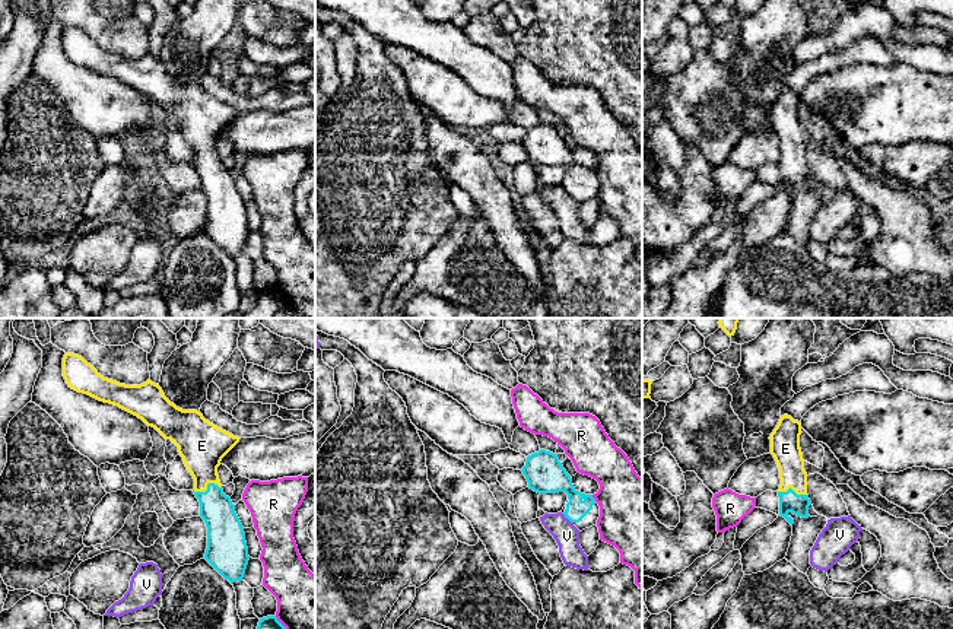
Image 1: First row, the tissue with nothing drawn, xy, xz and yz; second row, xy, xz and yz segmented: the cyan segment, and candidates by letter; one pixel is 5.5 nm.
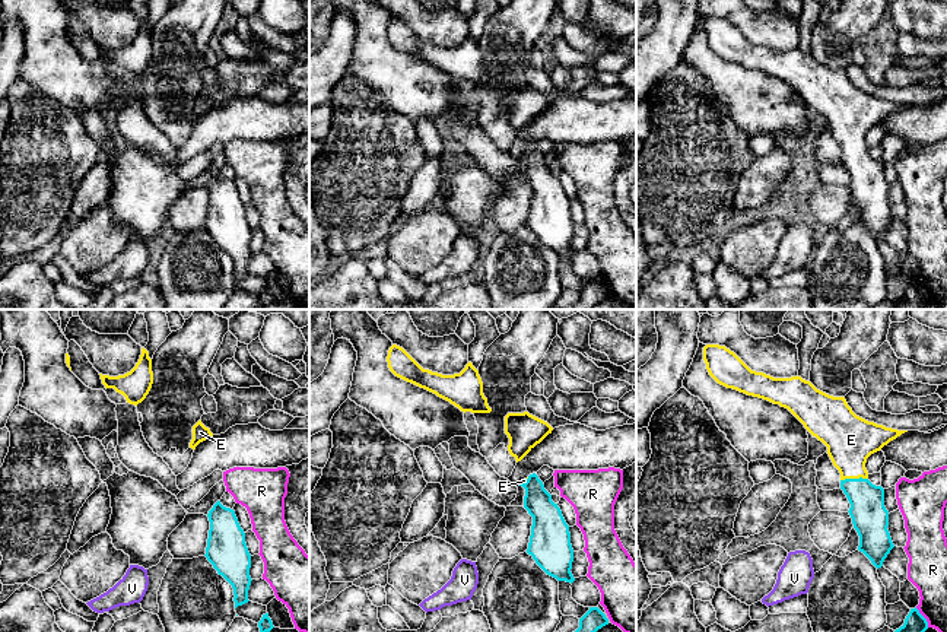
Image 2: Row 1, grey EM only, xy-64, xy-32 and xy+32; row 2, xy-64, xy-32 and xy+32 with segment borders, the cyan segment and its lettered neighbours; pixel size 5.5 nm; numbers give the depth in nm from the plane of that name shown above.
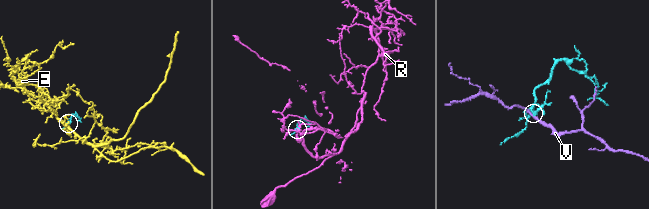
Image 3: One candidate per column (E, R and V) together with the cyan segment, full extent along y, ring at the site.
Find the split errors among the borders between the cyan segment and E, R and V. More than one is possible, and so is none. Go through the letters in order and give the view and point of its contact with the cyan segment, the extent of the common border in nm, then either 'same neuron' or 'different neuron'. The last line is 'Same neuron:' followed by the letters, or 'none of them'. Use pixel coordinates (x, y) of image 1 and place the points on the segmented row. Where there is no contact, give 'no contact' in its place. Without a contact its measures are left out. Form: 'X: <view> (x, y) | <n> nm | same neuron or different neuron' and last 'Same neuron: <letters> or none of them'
E: xy (207, 488) | 160 nm | same neuron
R: xy (279, 622) | 100 nm | different neuron
V: xz (568, 518) | 80 nm | different neuron
Same neuron: E

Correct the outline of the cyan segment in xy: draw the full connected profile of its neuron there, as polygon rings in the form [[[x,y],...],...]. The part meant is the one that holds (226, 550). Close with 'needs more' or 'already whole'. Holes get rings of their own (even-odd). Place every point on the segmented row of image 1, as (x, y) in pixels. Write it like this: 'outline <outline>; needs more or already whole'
outline [[[64,355],[63,377],[72,390],[88,394],[99,401],[118,406],[142,419],[147,426],[155,428],[165,439],[171,439],[178,447],[178,452],[194,479],[194,495],[200,502],[200,517],[207,527],[204,559],[231,584],[242,581],[250,560],[245,533],[235,512],[235,505],[231,498],[223,493],[217,474],[222,458],[241,438],[215,426],[197,410],[182,410],[177,407],[165,397],[162,388],[150,379],[140,385],[120,384],[104,378],[79,355]]]; needs more

